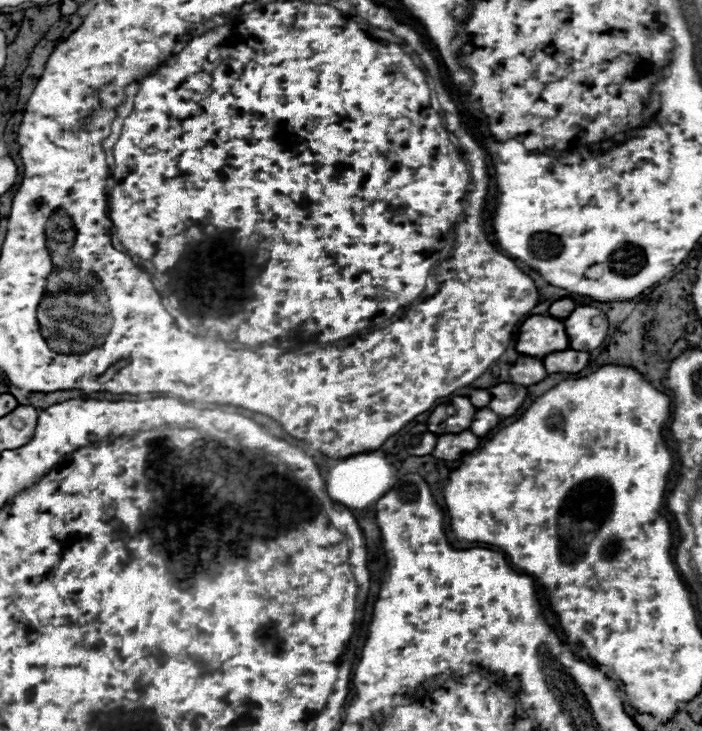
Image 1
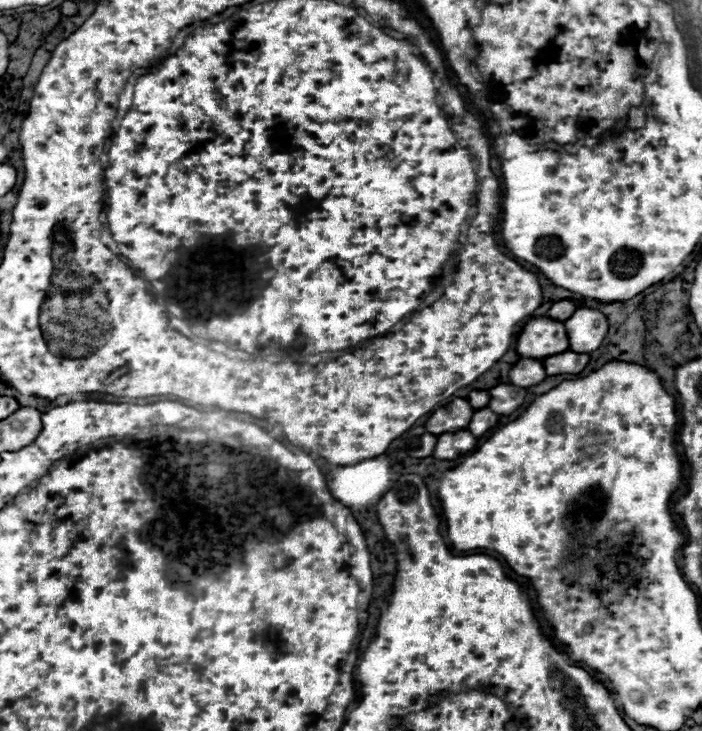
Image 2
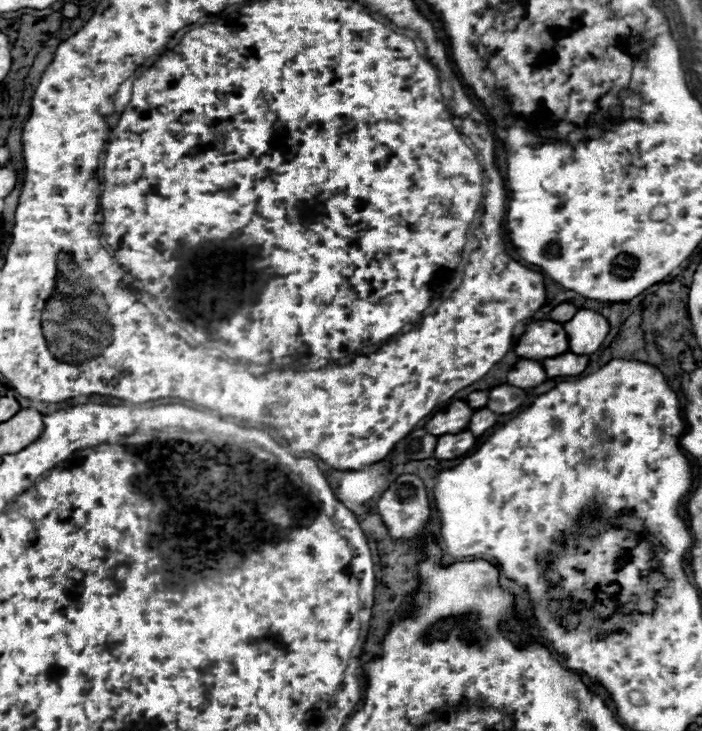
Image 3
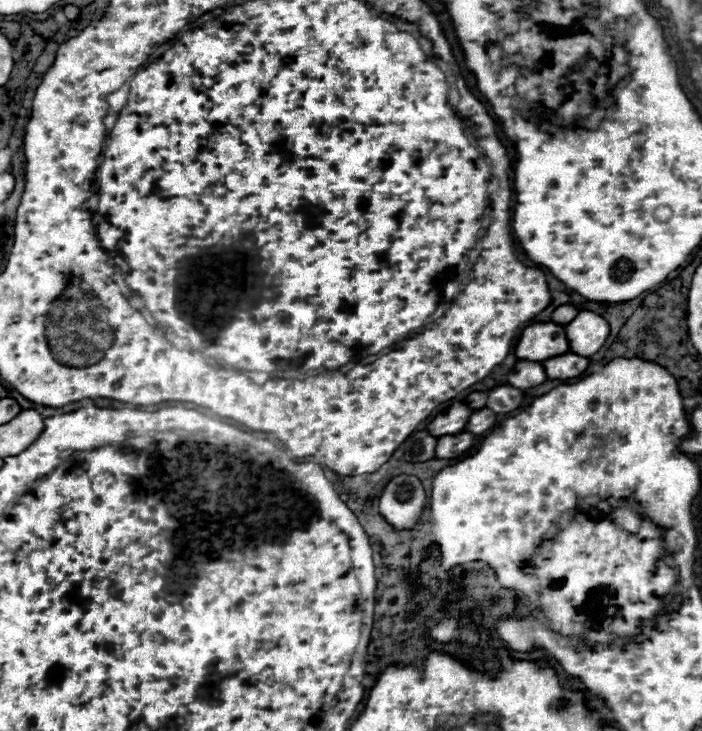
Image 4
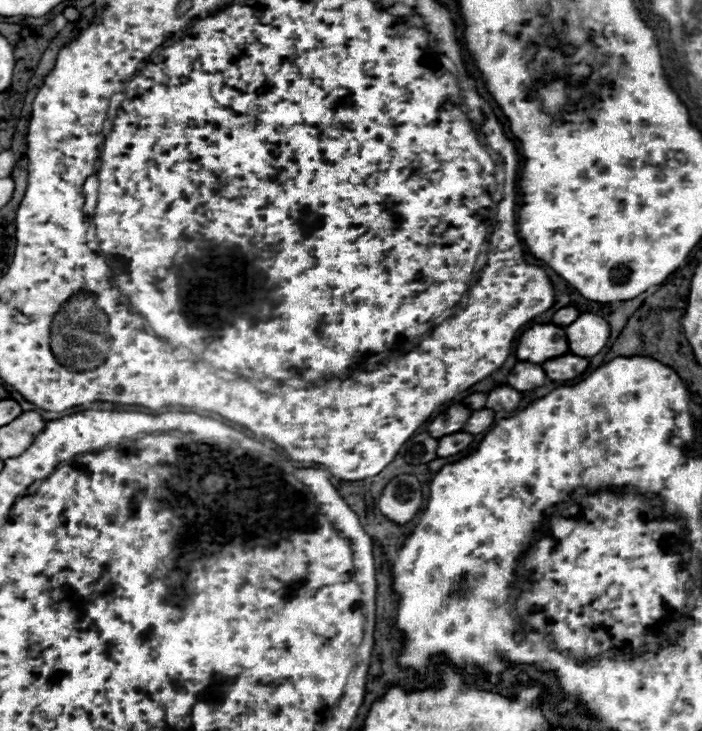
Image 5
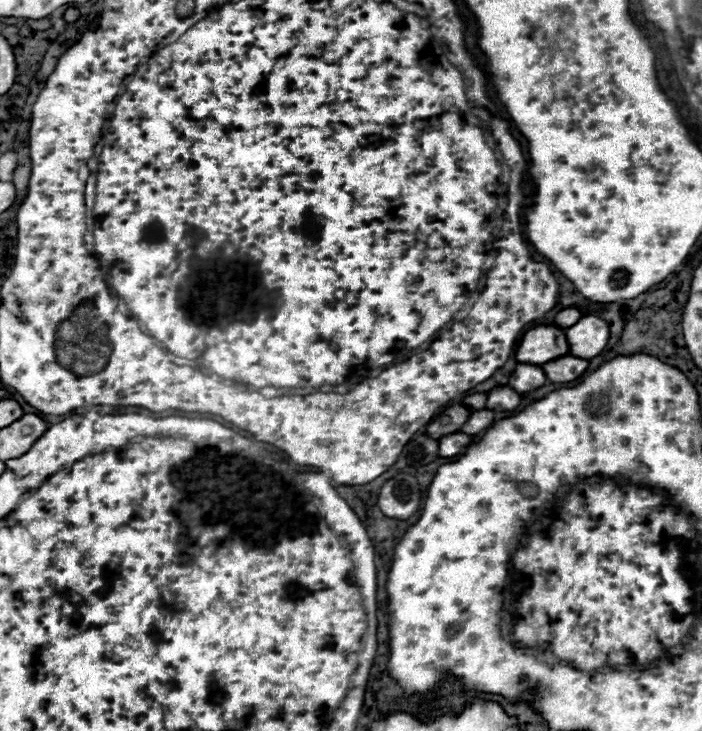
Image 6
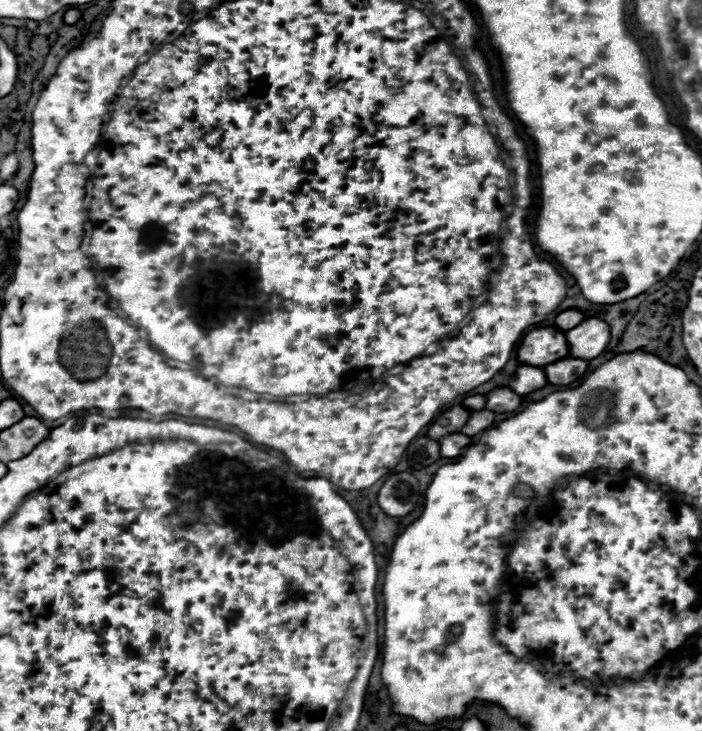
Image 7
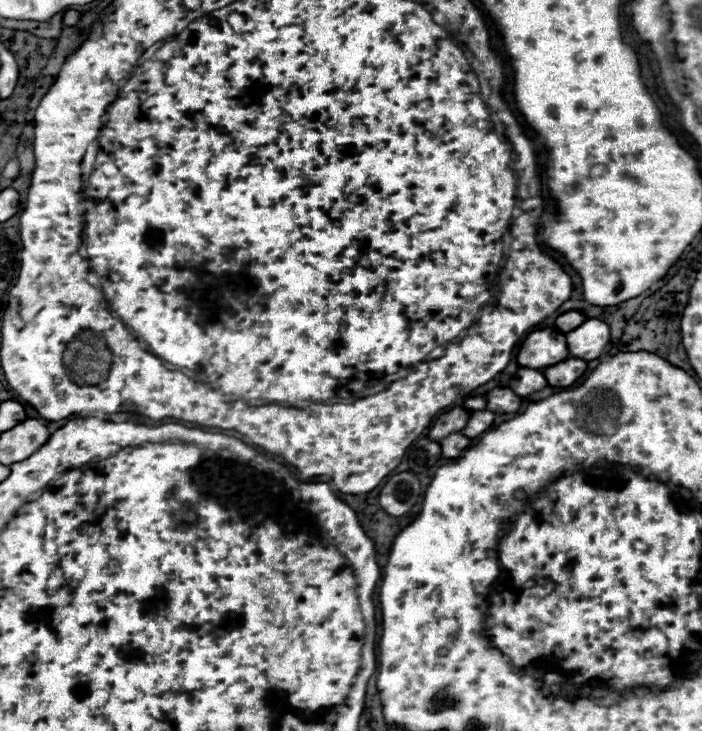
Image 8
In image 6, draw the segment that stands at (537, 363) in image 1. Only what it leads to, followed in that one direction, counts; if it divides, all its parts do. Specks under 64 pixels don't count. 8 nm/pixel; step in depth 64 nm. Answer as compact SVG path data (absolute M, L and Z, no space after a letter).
M518 364L516 370L512 372L510 376L510 382L508 386L516 392L530 392L534 388L540 388L544 386L546 382L546 374L540 366L534 366L534 364Z

